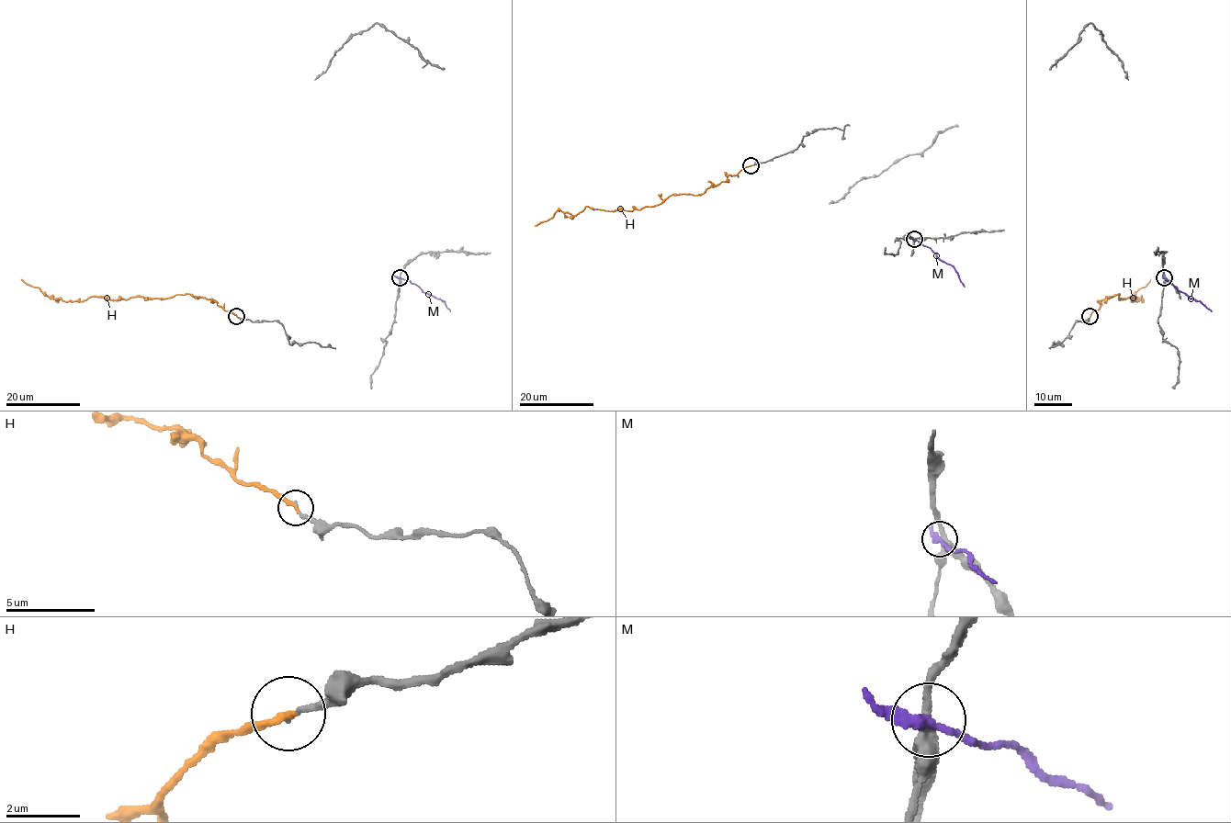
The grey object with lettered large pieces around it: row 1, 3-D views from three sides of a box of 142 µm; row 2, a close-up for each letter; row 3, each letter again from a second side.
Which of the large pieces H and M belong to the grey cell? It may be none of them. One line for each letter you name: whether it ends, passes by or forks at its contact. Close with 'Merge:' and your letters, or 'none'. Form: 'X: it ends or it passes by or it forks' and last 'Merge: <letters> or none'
H: it ends
Merge: H

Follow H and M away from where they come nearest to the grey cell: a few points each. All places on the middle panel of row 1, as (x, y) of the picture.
H: (751, 165), (697, 195), (670, 195), (660, 203), (638, 209), (589, 207), (573, 215), (557, 210), (535, 226)
M: (914, 240), (954, 268), (965, 287)

